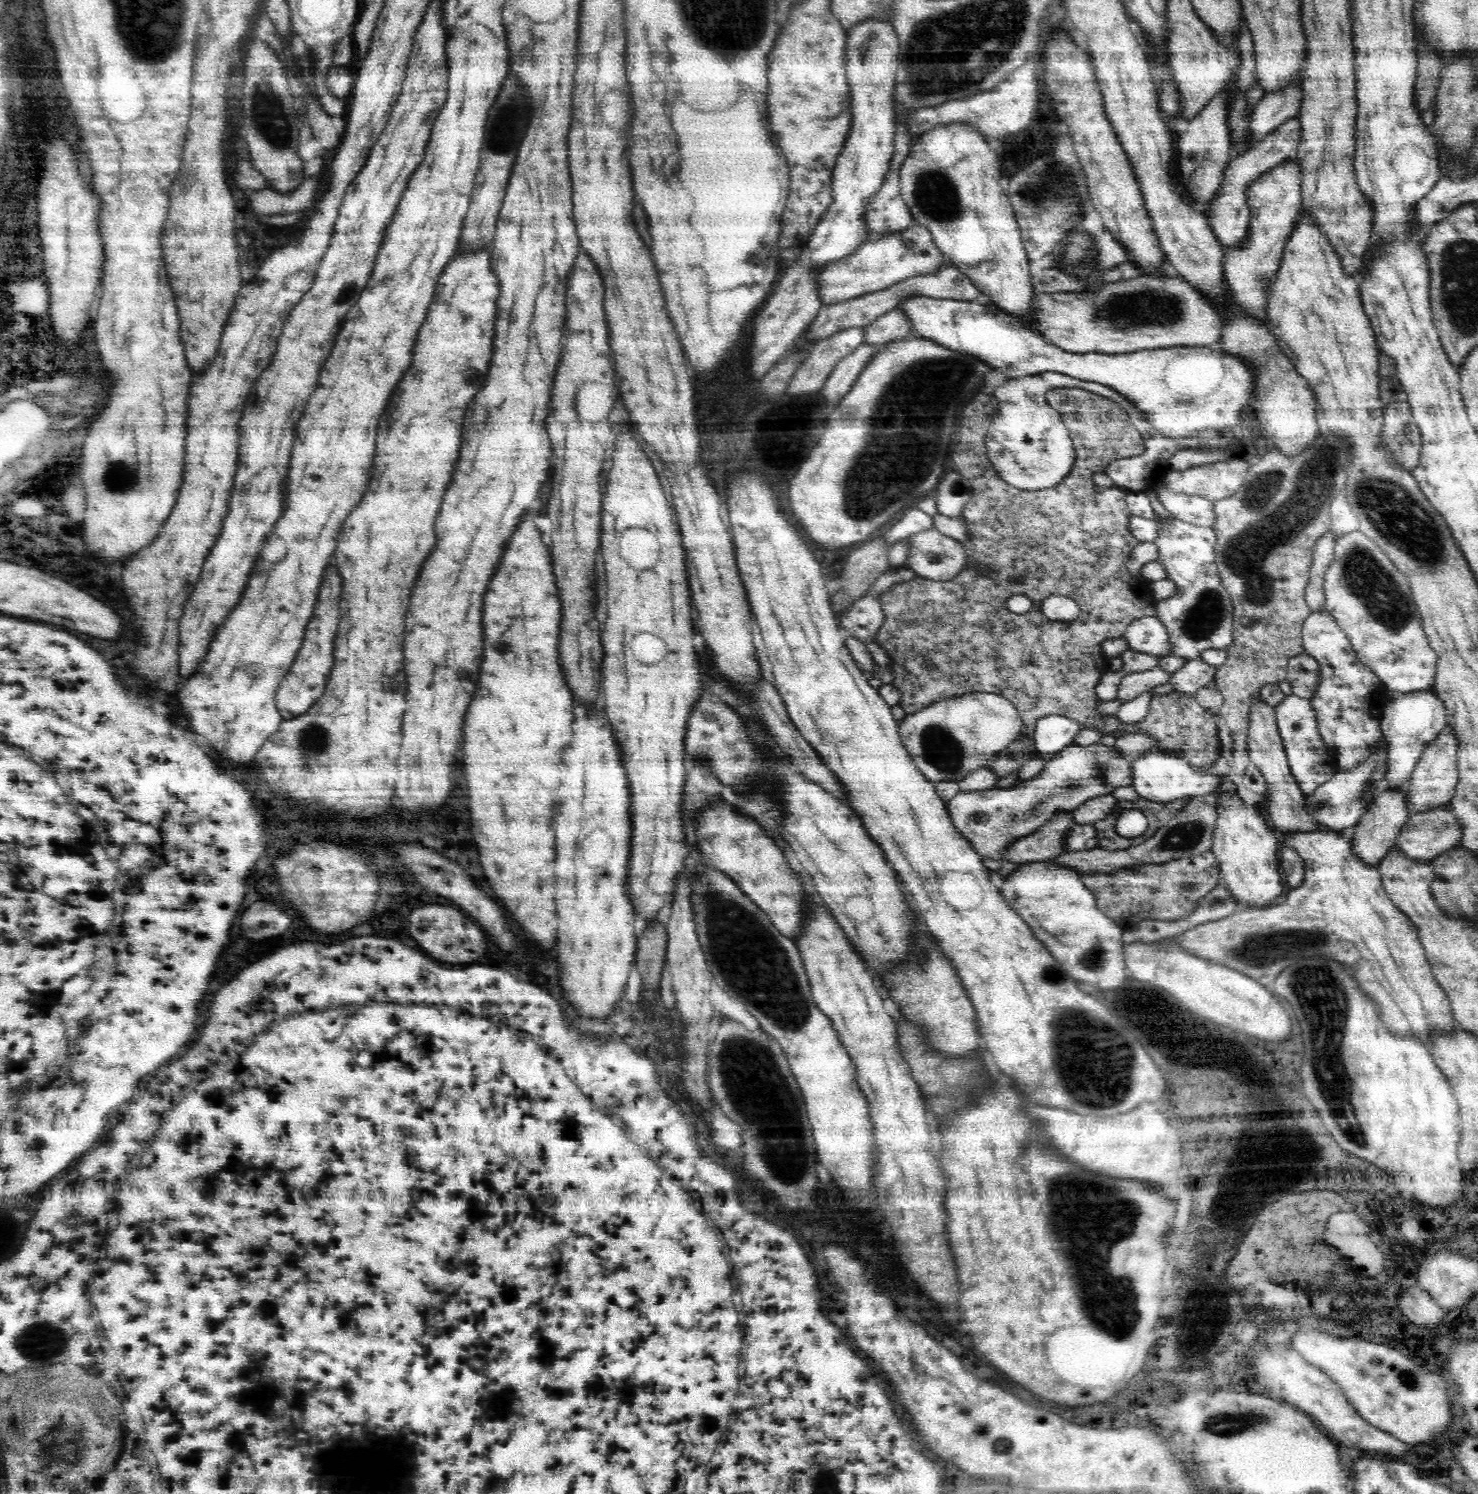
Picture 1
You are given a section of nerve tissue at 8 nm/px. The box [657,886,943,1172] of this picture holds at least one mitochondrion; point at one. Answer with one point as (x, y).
(750, 1070)

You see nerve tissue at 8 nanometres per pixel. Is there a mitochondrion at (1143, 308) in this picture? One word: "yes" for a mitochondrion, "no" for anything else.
yes

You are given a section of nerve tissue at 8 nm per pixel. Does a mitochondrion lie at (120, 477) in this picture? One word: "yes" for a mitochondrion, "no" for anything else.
yes

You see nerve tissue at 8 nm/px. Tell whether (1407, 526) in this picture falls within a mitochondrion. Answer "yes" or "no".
yes

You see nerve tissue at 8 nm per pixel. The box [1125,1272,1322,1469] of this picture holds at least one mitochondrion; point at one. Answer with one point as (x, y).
(1225, 1422)

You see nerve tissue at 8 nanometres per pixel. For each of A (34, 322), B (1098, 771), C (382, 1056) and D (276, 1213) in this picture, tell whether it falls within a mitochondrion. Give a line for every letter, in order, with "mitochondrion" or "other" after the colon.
A: other
B: mitochondrion
C: other
D: other

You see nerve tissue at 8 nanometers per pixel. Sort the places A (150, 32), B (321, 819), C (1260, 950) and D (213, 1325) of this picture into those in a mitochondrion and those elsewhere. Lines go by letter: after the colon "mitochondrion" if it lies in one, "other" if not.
A: mitochondrion
B: other
C: mitochondrion
D: other

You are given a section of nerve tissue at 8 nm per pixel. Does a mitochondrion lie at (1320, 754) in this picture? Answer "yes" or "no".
no

